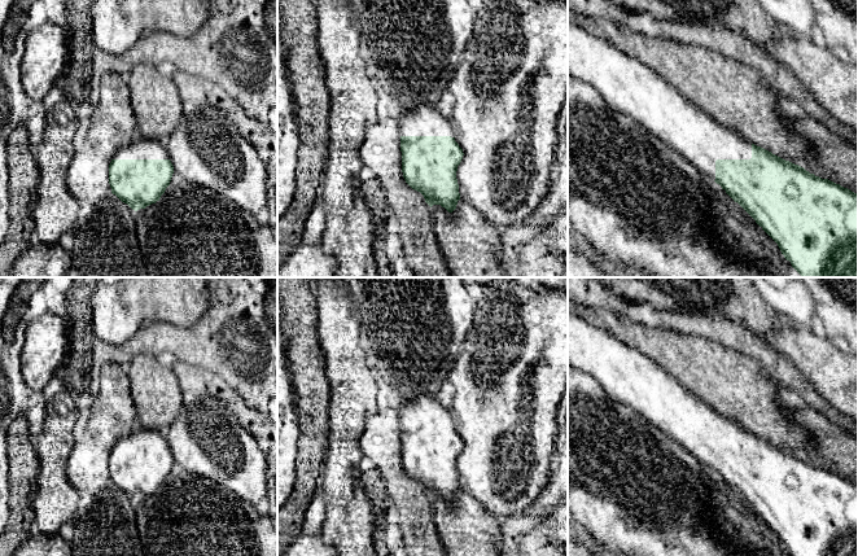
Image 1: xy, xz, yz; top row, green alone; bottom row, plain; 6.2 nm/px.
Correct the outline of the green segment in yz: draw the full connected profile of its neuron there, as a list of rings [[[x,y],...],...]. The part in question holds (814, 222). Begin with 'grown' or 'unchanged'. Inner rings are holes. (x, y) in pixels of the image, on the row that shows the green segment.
grown | [[[568,19],[568,73],[592,86],[603,101],[655,135],[699,172],[726,191],[778,244],[782,254],[802,277],[858,277],[858,194],[828,179],[747,141],[737,131],[718,123],[712,115],[684,98],[648,66],[625,54],[597,36],[587,25]]]

